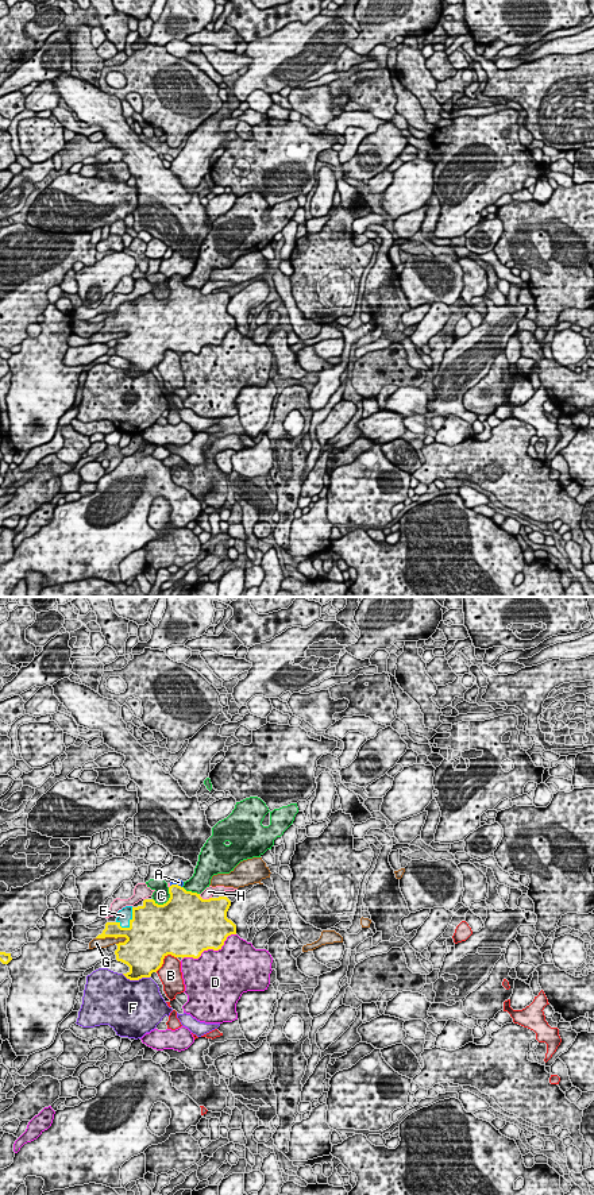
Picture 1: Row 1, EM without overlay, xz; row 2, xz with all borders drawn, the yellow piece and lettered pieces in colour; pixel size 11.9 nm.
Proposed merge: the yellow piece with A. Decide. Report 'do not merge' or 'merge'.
merge

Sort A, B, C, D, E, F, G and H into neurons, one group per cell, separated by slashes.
A E / B / C / D / F / G / H

